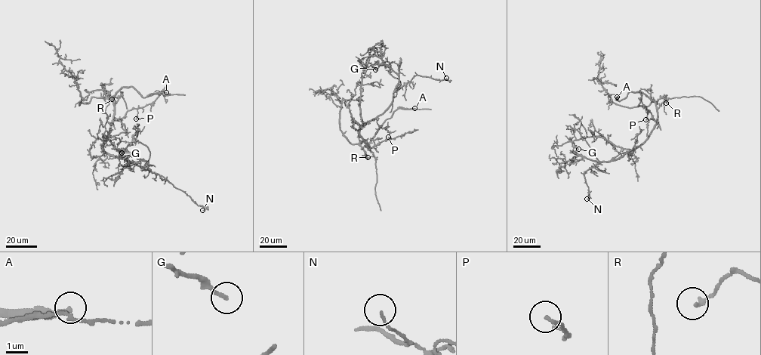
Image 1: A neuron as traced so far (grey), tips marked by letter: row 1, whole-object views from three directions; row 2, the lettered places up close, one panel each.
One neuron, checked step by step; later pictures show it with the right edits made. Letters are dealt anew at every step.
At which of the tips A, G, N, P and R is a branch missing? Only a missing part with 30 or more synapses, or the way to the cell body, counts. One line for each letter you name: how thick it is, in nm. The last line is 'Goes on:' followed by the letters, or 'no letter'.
A: Thickness 170 nm
Goes on: A

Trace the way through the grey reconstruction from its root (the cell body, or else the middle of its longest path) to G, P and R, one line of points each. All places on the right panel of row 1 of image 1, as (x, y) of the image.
G: (654, 128), (643, 142), (631, 149), (617, 146), (598, 137), (574, 140), (572, 146), (578, 149)
P: (654, 128), (657, 121), (649, 110), (645, 119)
R: (654, 128), (657, 109), (661, 103), (665, 100), (666, 103)

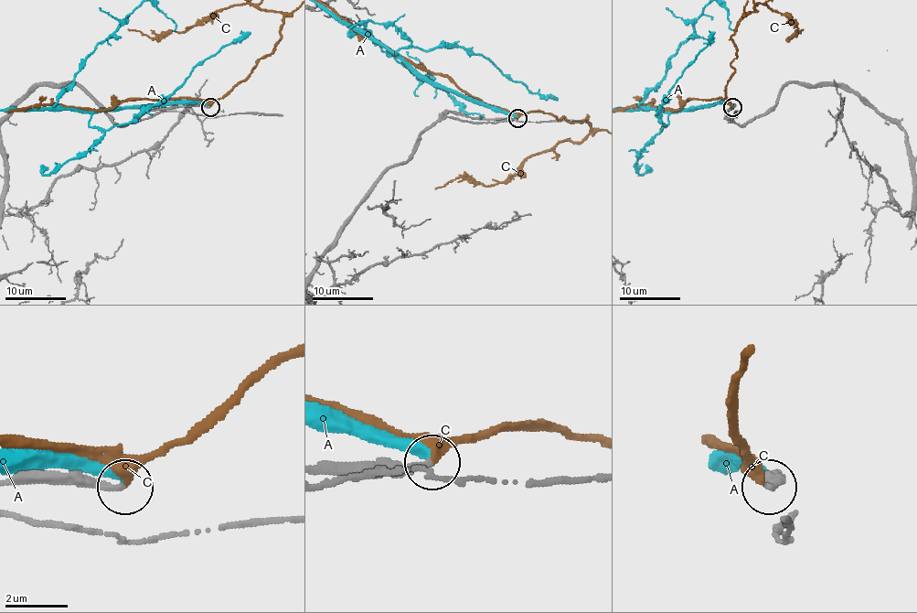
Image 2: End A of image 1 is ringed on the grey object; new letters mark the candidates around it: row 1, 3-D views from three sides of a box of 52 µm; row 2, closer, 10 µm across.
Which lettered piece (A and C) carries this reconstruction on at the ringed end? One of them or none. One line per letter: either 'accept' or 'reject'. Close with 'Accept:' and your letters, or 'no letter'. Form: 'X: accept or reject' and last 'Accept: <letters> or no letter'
A: reject
C: accept
Accept: C

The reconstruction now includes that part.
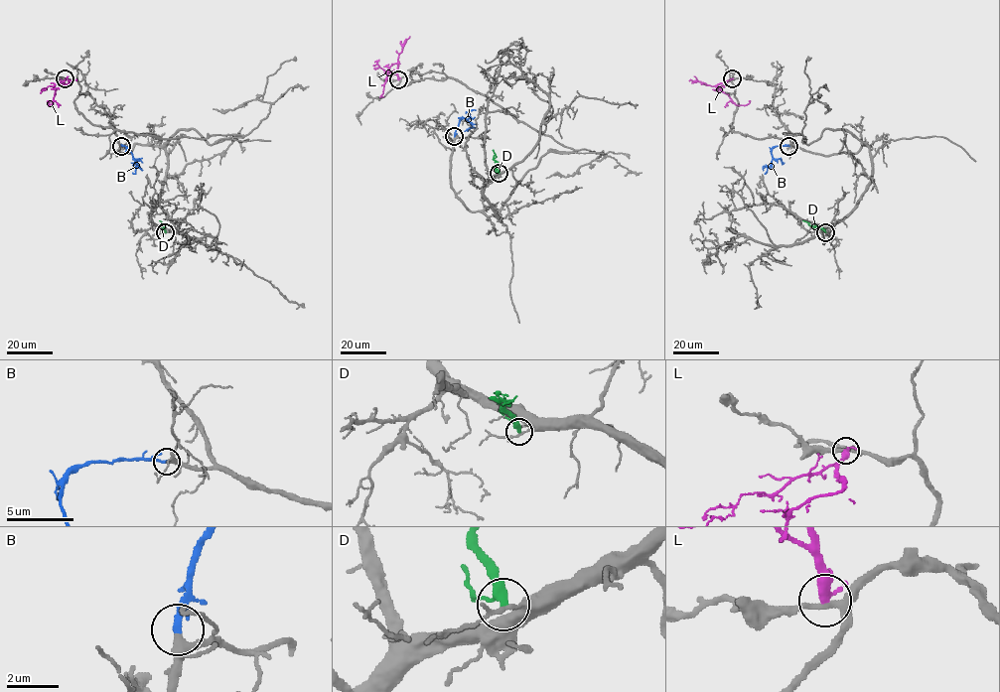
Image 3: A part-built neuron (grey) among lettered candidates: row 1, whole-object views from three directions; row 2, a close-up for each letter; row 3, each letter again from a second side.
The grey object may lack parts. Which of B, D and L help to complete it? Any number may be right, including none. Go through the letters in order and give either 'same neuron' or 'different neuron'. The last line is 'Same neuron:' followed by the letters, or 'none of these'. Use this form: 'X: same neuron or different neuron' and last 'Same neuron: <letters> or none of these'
B: same neuron
D: different neuron
L: different neuron
Same neuron: B

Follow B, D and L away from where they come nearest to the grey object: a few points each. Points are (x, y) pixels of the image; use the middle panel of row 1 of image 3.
B: (454, 136), (459, 121), (470, 118), (471, 110), (476, 110)
D: (499, 173), (493, 150)
L: (398, 79), (397, 65), (393, 64), (380, 96)

